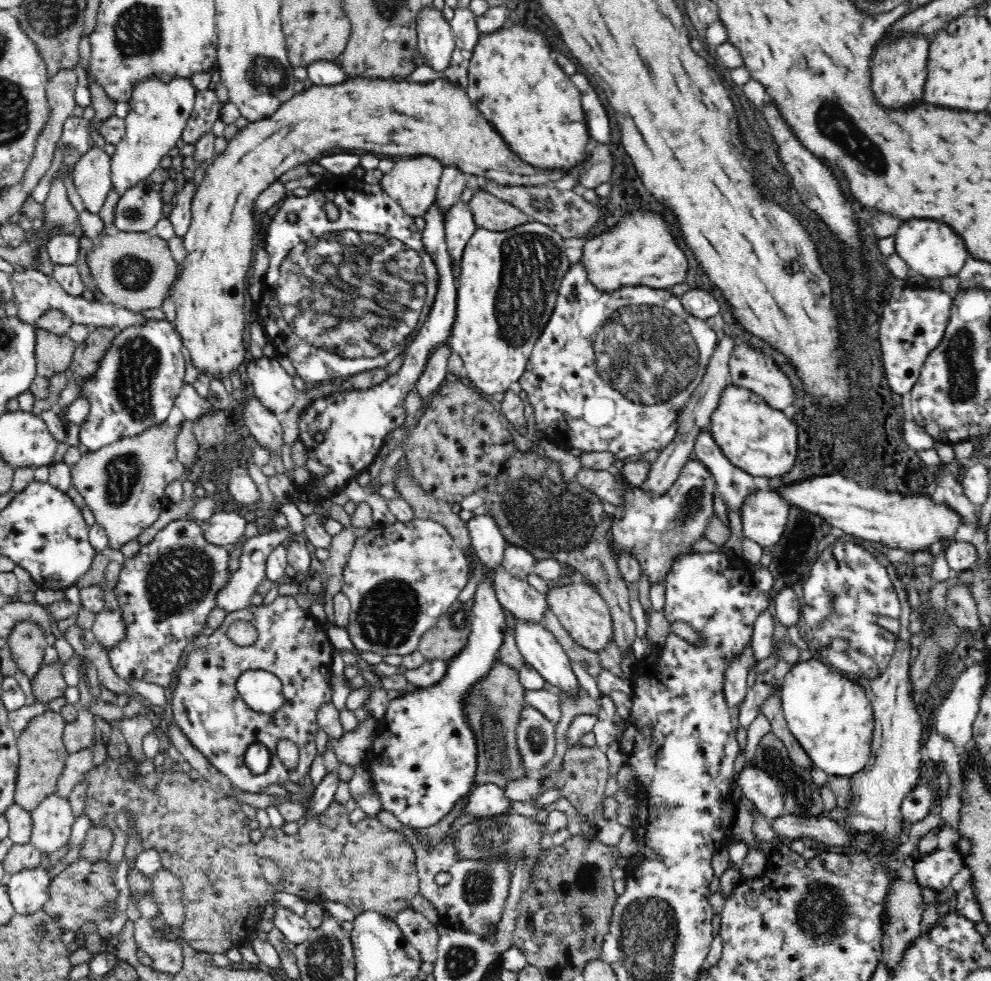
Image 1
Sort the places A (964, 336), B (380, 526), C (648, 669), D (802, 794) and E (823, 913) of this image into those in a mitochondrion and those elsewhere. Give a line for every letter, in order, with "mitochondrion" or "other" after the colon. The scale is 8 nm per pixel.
A: mitochondrion
B: other
C: other
D: mitochondrion
E: mitochondrion

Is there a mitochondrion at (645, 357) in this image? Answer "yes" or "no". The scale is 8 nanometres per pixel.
yes

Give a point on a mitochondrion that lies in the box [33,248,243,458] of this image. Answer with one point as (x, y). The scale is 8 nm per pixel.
(139, 362)

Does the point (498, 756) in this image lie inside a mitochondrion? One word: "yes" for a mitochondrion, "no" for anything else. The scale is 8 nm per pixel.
yes

